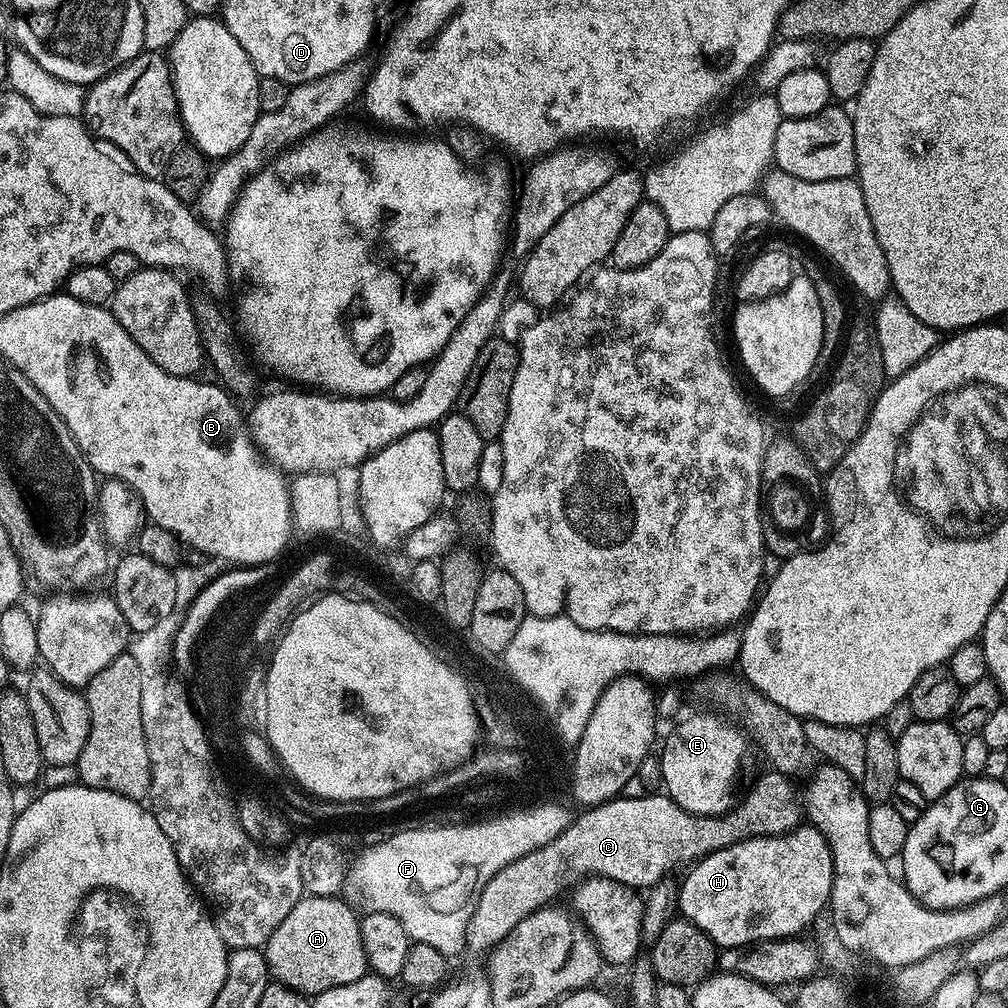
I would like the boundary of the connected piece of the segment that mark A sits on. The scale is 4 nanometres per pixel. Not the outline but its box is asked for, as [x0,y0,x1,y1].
[262,895,366,998]

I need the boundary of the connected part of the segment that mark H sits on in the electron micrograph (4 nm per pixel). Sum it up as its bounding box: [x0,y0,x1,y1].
[678,826,833,949]

